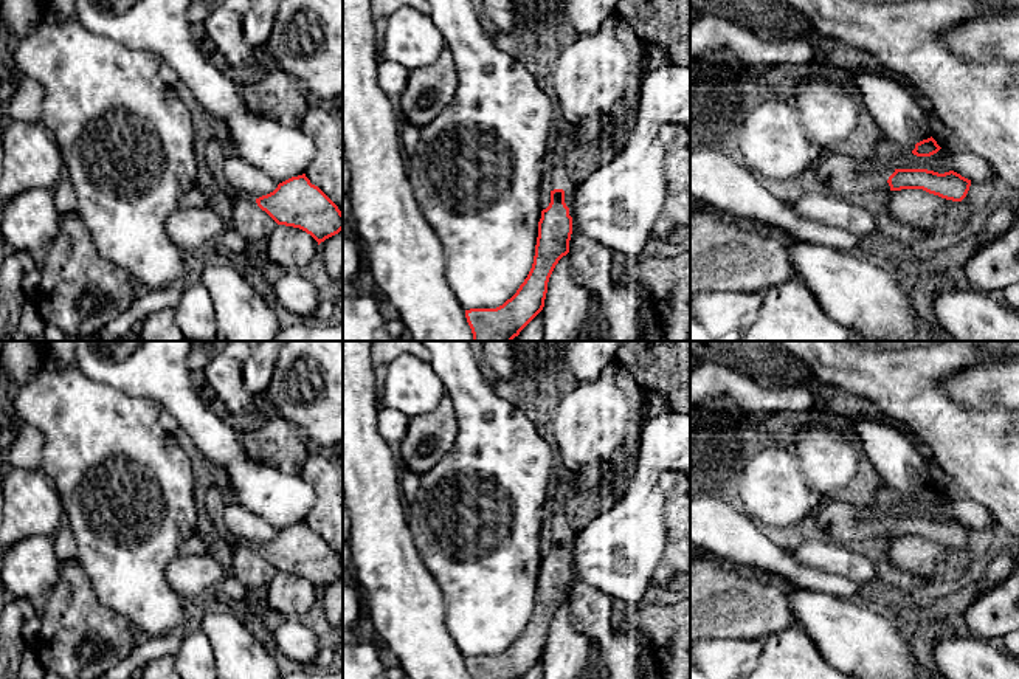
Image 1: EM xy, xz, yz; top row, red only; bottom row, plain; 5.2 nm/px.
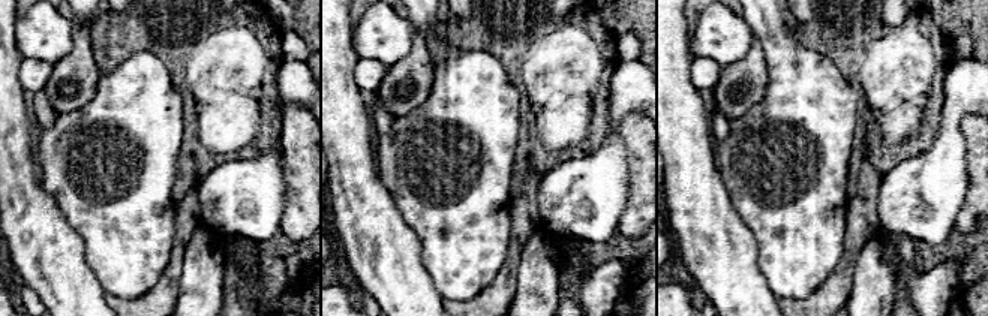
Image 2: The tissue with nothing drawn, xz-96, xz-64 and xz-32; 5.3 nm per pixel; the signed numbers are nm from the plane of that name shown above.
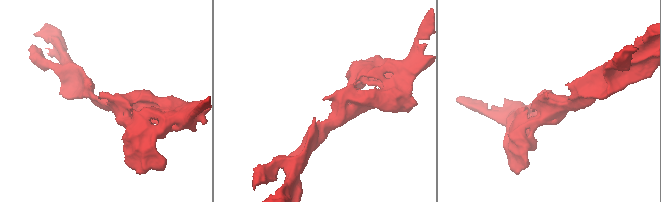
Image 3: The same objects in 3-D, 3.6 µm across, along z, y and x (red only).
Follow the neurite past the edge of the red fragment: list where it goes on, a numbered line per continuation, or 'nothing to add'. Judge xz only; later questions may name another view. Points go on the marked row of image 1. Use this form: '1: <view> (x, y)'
1: xz (562, 179)

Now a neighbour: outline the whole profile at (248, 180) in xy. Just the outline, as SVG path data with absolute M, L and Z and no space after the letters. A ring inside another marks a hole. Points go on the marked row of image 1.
M240 157L225 158L225 175L230 184L237 191L237 195L253 200L273 192L279 184L268 174L244 161Z

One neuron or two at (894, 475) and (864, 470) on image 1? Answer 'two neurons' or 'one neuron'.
two neurons

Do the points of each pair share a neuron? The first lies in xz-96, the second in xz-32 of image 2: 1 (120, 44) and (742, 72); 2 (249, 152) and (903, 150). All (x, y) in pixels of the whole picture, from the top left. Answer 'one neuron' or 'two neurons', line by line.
1: two neurons
2: one neuron

